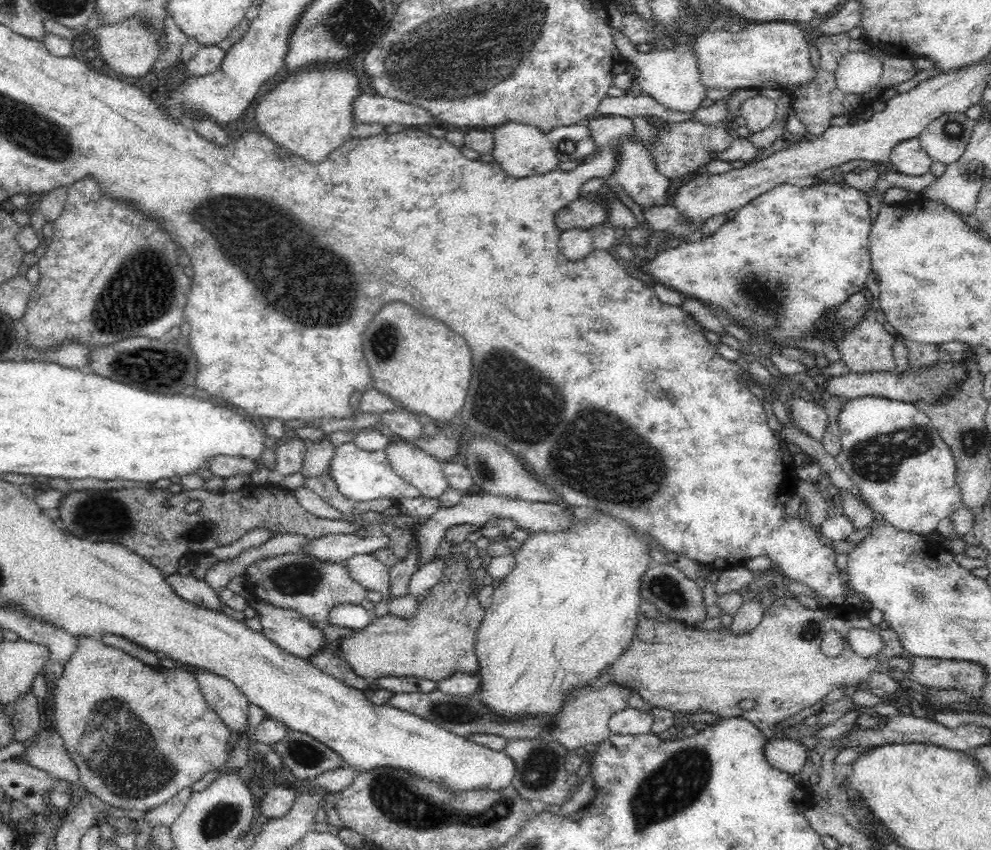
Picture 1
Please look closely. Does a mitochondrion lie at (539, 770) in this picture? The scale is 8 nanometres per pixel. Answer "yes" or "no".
yes

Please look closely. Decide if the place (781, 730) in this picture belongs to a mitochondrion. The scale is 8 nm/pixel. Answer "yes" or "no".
no

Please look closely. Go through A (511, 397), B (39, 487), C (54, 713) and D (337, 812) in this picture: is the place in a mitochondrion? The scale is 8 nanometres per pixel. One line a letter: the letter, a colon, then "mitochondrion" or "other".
A: mitochondrion
B: other
C: other
D: other

